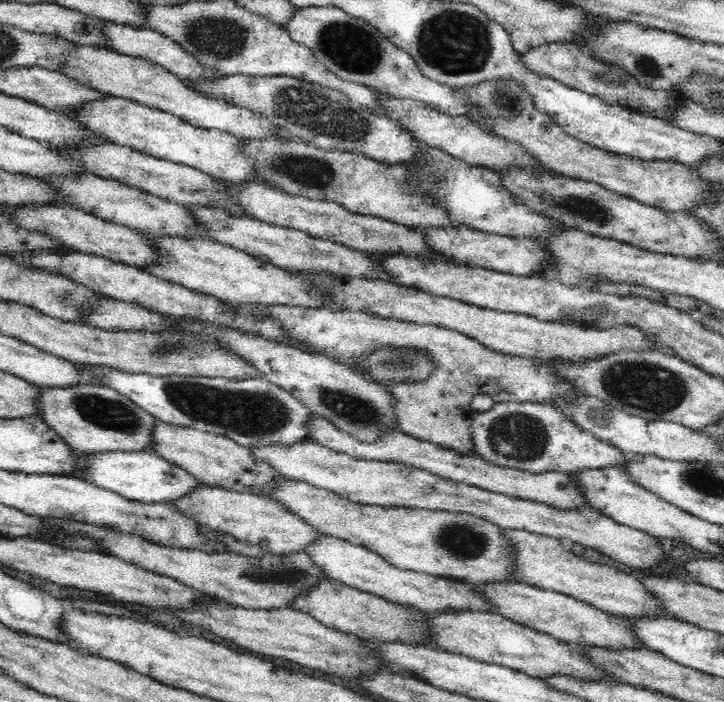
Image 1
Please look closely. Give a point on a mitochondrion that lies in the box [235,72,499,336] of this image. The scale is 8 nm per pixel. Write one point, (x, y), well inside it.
(334, 118)

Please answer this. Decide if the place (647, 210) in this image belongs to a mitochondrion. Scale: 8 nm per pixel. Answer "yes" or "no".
no

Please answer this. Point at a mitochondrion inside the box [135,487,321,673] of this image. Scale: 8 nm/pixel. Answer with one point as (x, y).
(280, 574)

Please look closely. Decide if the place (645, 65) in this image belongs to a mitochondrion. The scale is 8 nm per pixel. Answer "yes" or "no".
yes

